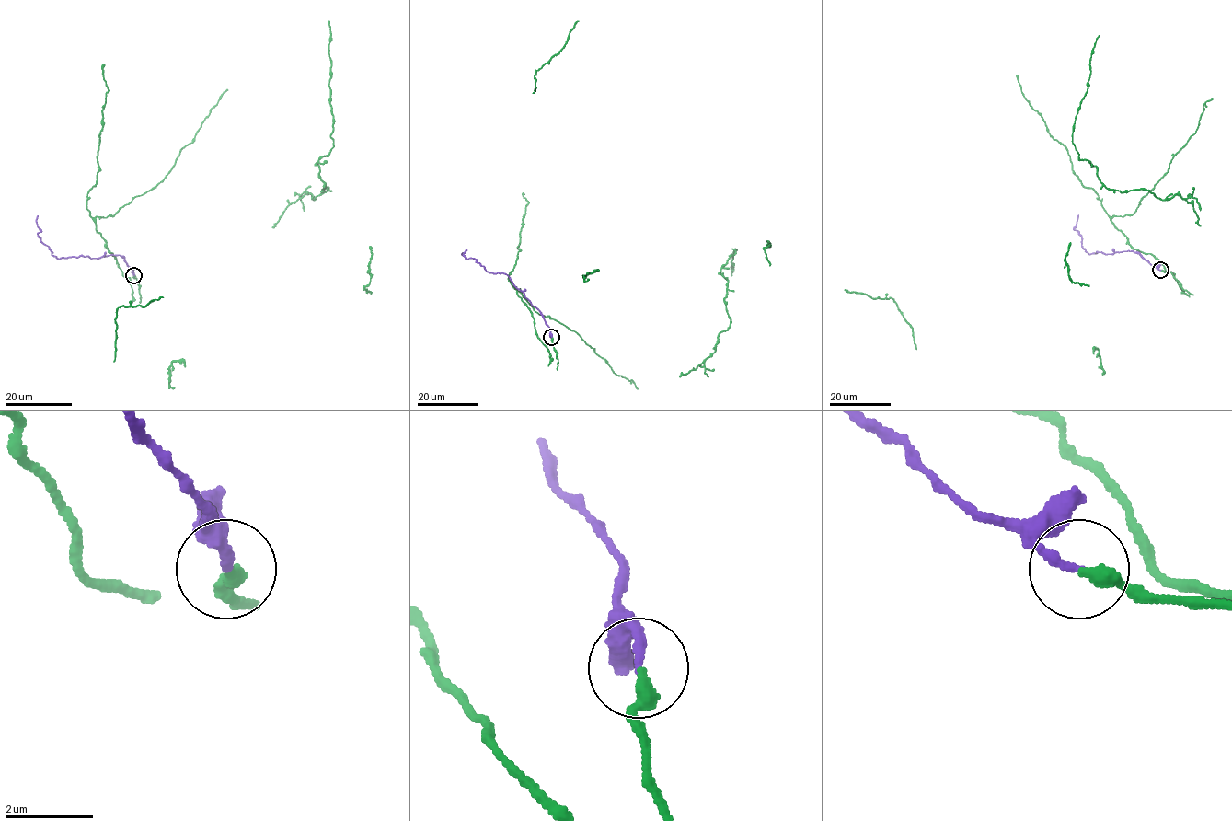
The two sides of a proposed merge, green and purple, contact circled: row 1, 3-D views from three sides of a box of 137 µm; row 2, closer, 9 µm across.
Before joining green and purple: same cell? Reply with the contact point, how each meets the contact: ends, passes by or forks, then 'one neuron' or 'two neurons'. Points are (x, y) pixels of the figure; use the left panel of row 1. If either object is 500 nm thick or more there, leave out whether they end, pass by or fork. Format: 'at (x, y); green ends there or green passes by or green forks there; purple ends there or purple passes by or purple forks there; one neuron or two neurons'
at (133, 275); green ends there; purple ends there; one neuron

